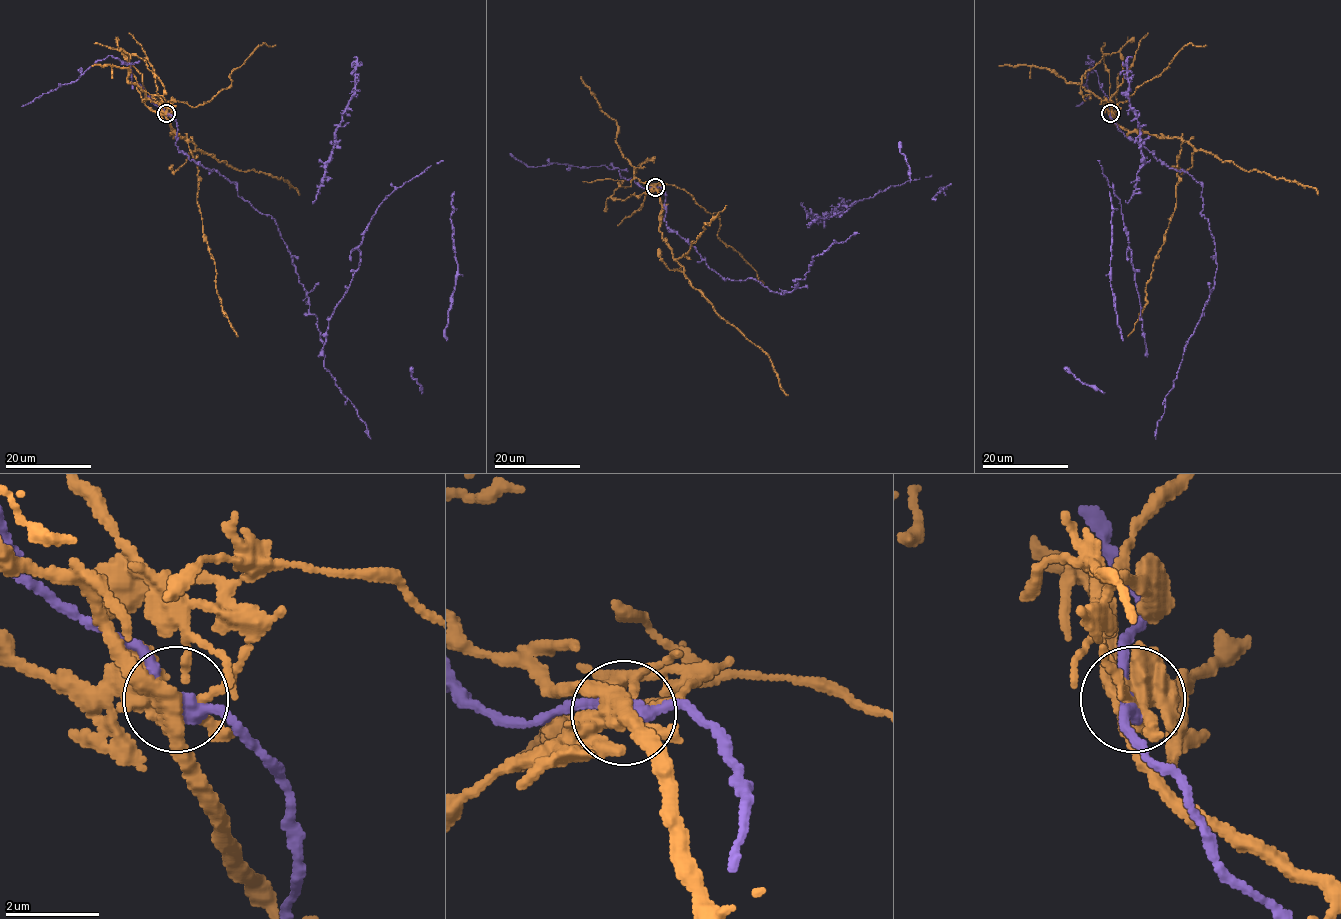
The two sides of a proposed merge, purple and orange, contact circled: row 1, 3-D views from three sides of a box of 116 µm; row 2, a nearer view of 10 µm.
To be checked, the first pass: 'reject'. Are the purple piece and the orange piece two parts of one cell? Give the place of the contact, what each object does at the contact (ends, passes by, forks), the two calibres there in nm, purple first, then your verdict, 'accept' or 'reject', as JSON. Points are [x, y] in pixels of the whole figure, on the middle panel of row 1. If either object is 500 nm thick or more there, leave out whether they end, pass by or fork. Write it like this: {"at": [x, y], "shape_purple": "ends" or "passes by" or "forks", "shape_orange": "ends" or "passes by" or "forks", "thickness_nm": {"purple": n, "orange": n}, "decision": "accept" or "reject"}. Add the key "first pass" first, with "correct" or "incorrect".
{"first pass": "correct", "at": [655, 187], "shape_purple": "passes by", "shape_orange": "forks", "thickness_nm": {"purple": 200, "orange": 400}, "decision": "reject"}

